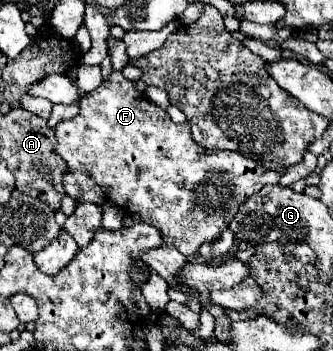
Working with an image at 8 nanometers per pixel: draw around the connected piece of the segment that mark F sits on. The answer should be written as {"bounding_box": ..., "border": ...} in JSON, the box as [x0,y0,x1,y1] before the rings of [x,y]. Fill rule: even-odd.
{"bounding_box":[55,72,285,256],"border":[[[113,72],[109,82],[103,82],[97,90],[85,94],[81,98],[81,112],[71,120],[61,122],[55,128],[55,134],[57,150],[67,162],[69,170],[85,168],[89,176],[97,180],[107,200],[111,200],[121,210],[135,214],[143,222],[155,226],[161,232],[163,242],[175,246],[185,256],[195,256],[201,244],[217,240],[247,196],[255,194],[255,190],[265,184],[277,184],[279,178],[285,174],[285,168],[263,170],[259,162],[245,158],[239,152],[215,152],[197,146],[197,142],[193,142],[191,138],[187,122],[171,122],[167,112],[149,102],[145,94],[139,92],[135,84],[127,80],[121,72]]]}

